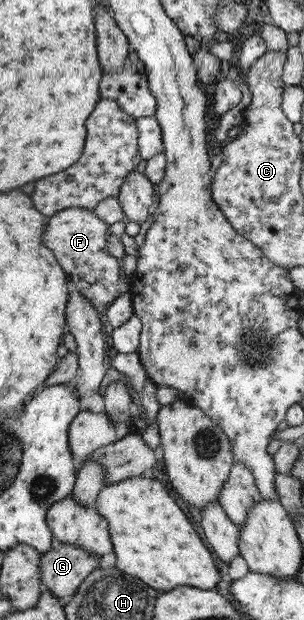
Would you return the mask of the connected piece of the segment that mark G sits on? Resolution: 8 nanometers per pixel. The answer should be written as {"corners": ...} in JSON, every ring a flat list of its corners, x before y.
{"corners":[[54,539,51,542,51,548,39,557,39,568,41,569,39,583,43,589,48,590,53,596,64,602,74,595,82,580,96,569,98,561,100,561,100,557]]}

